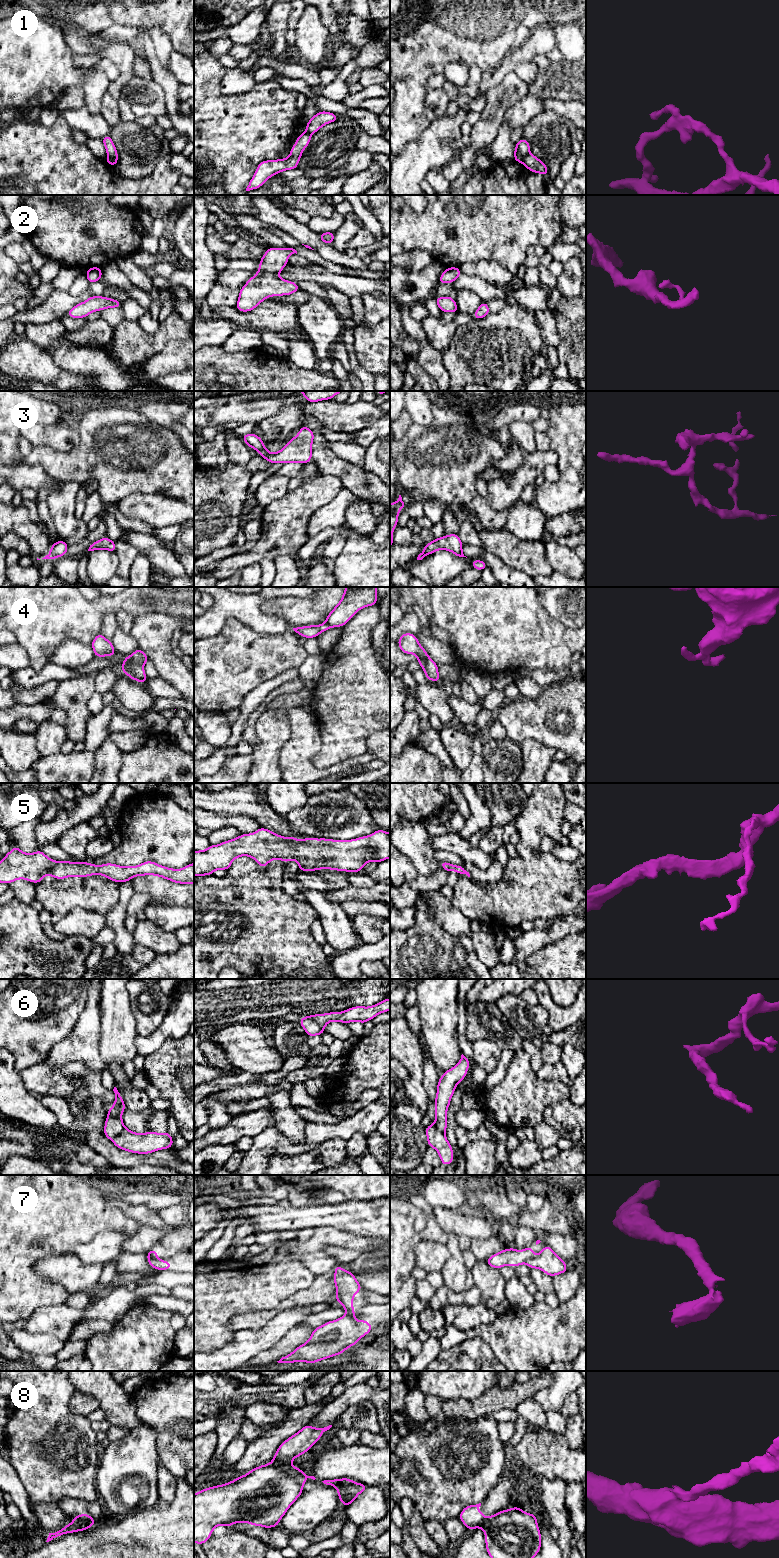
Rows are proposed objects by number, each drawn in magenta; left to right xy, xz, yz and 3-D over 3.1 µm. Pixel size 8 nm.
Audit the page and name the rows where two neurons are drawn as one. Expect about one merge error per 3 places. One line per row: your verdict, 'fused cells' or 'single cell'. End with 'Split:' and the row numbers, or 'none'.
1: fused cells
2: single cell
3: single cell
4: fused cells
5: single cell
6: fused cells
7: fused cells
8: fused cells
Split: 1, 4, 6, 7, 8

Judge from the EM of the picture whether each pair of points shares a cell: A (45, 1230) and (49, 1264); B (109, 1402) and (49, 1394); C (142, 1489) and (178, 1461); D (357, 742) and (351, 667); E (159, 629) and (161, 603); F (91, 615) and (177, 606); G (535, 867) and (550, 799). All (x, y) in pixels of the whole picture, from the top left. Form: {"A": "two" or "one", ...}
{"A": "two", "B": "two", "C": "two", "D": "one", "E": "two", "F": "one", "G": "one"}

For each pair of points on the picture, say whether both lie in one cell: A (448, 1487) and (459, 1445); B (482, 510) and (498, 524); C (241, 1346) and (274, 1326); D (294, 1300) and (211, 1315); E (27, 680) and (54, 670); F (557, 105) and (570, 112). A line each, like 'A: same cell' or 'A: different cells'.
A: same cell
B: same cell
C: same cell
D: different cells
E: same cell
F: same cell

